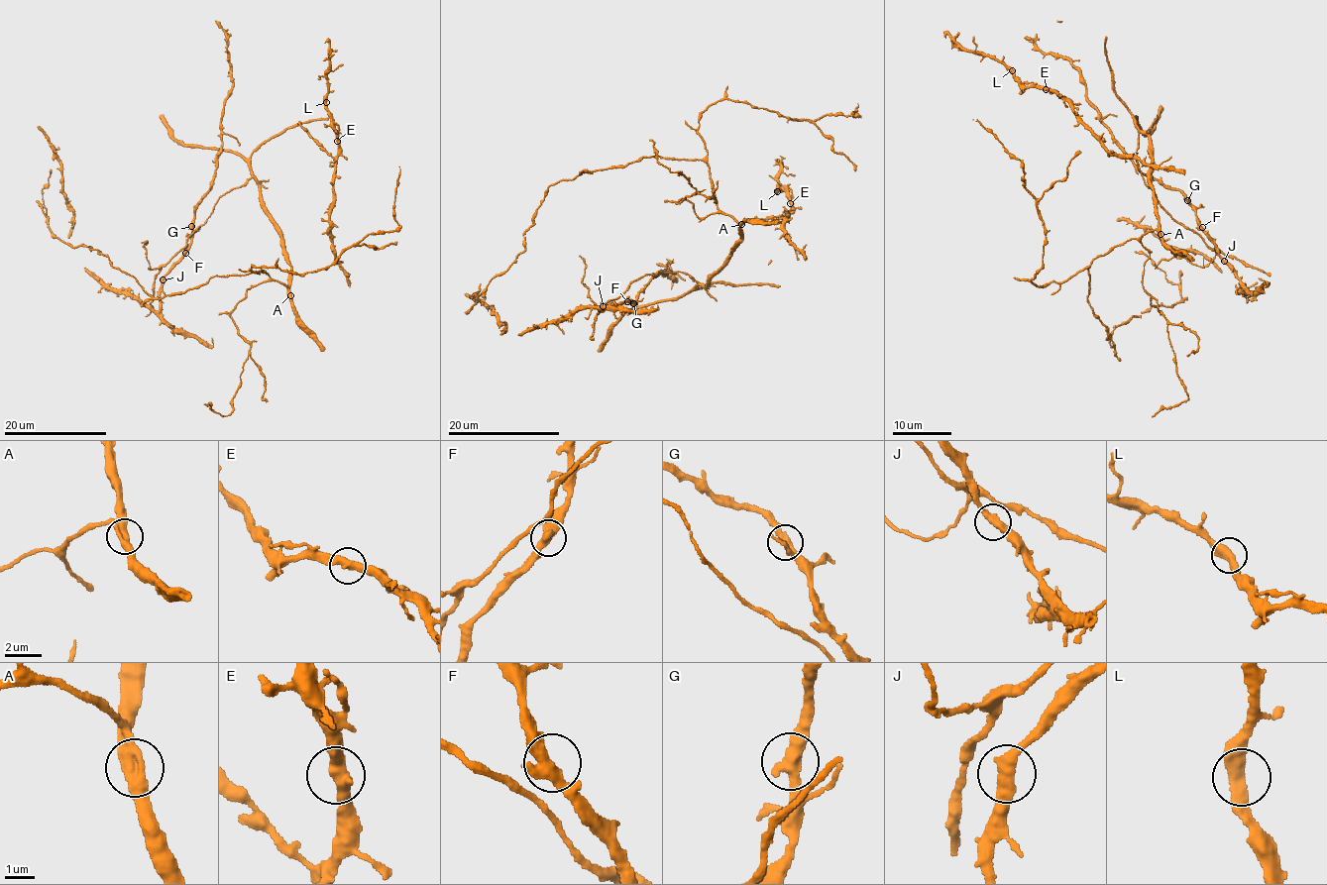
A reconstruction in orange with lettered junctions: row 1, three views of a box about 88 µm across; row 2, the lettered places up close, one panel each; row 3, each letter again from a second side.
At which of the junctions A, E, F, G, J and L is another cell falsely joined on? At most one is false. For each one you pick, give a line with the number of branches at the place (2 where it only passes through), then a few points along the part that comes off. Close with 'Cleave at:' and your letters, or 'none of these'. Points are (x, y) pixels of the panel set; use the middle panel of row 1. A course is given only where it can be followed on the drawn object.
Cleave at: none of these

